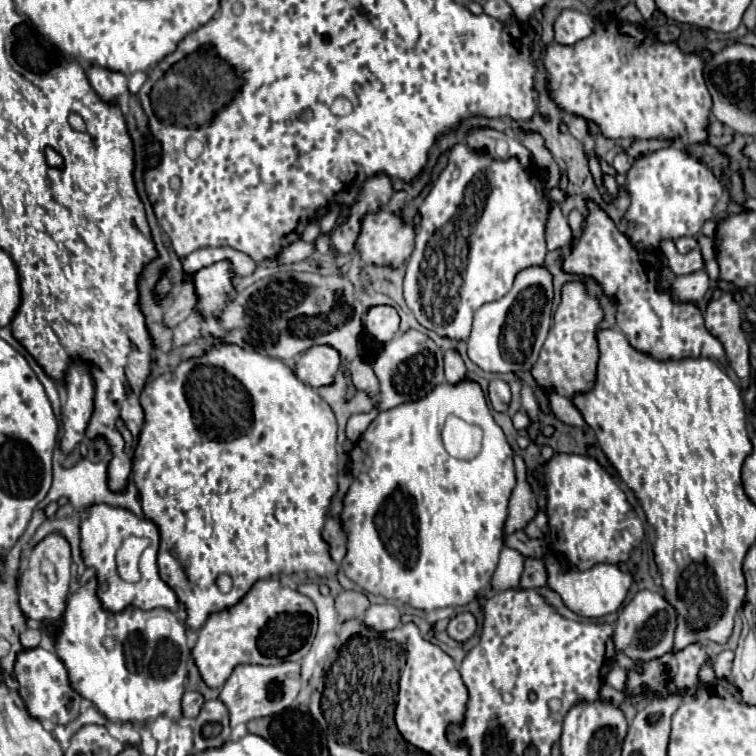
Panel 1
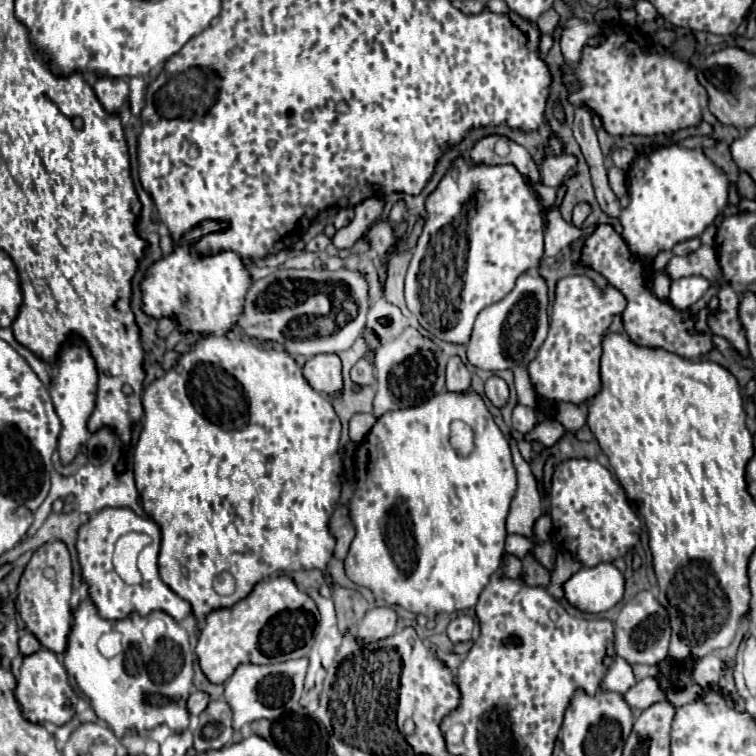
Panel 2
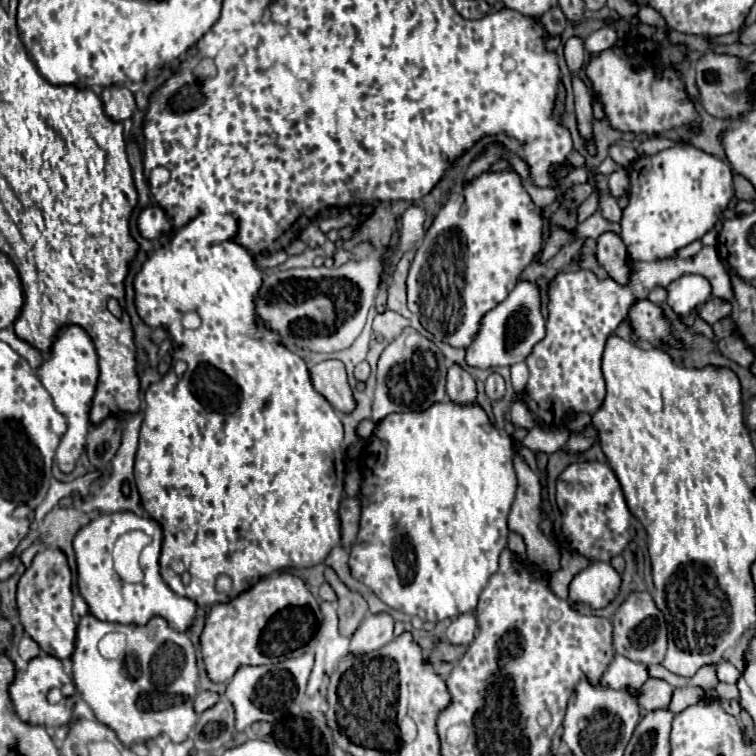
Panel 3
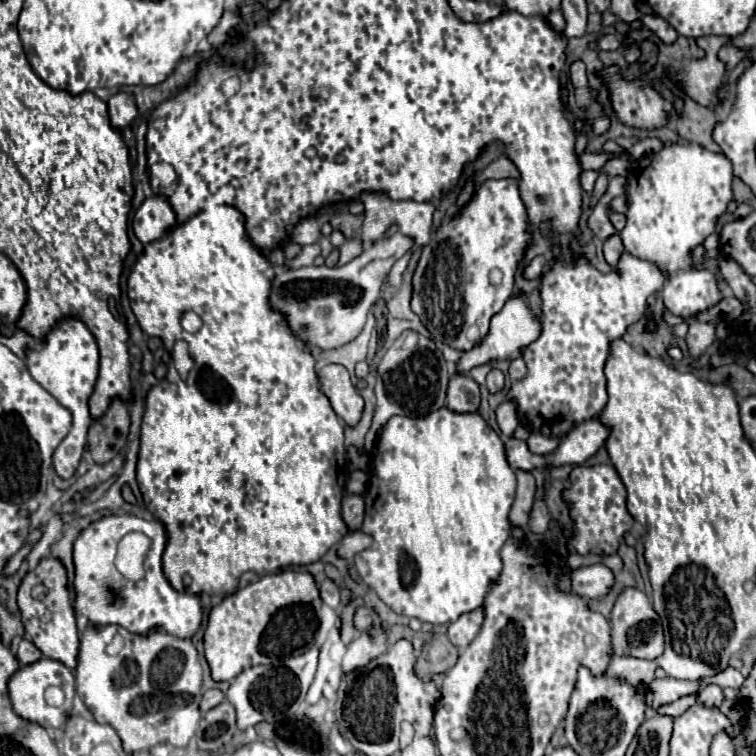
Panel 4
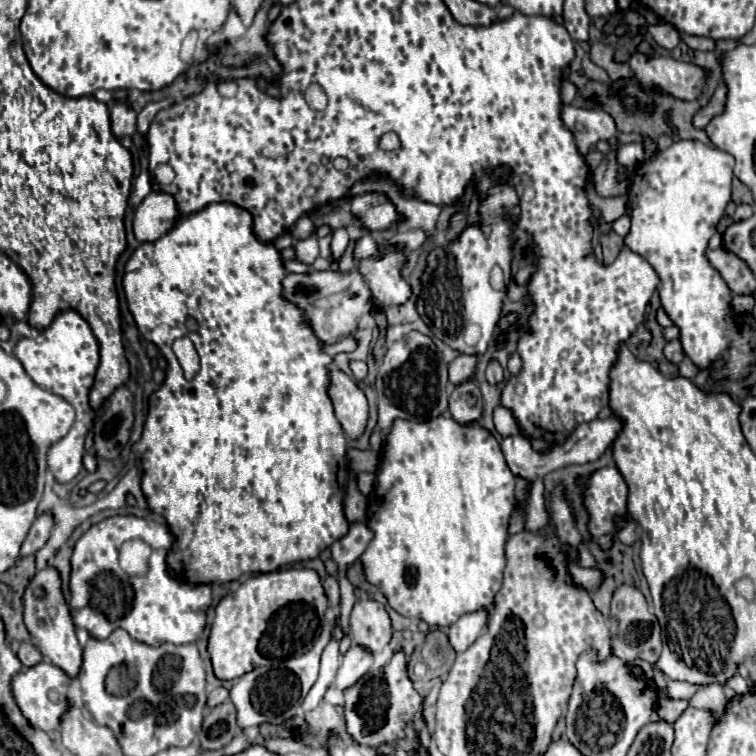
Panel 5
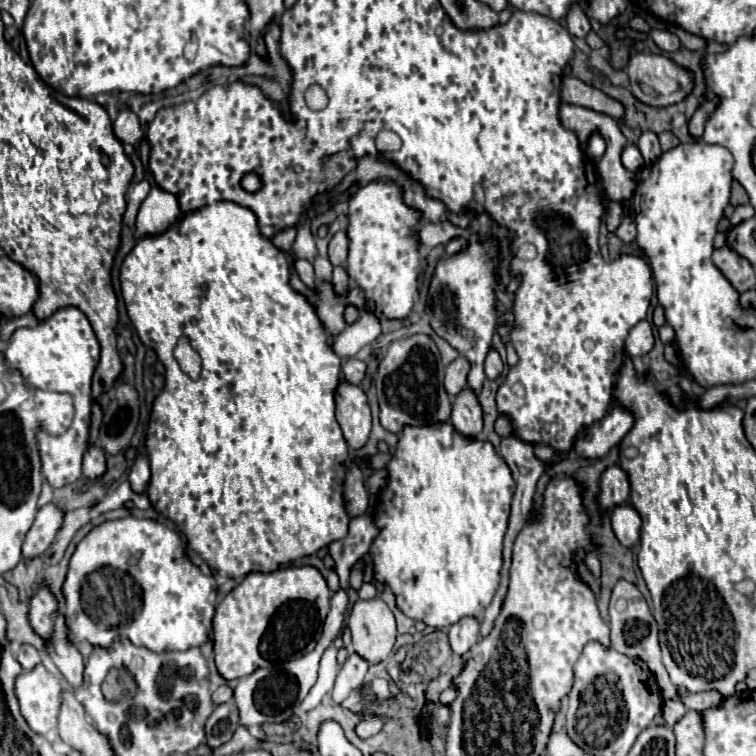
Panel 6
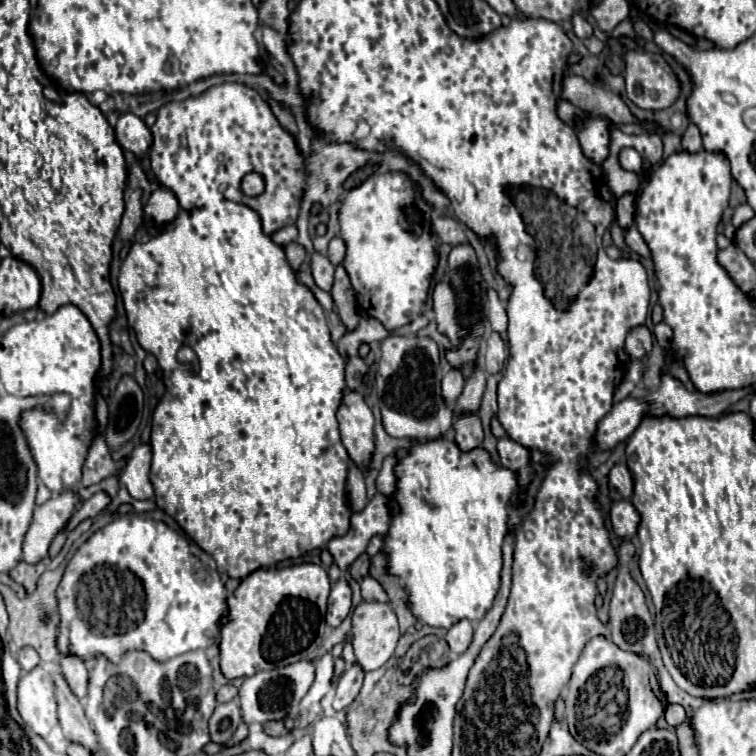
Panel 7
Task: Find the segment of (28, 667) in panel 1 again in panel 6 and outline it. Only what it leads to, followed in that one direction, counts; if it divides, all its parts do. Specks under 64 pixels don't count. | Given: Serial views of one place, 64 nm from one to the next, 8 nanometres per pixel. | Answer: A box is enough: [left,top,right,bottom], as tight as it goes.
[16,664,62,734]

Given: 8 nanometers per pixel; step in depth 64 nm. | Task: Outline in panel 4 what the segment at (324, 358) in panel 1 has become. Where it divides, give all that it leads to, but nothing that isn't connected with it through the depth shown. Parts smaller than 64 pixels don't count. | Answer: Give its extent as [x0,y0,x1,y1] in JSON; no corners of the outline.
[320,364,364,428]

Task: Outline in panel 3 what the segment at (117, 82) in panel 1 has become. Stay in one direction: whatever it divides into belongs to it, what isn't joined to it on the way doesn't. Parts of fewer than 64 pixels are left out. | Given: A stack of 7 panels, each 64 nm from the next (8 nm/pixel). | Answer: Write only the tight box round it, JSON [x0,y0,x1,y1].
[102,86,136,122]

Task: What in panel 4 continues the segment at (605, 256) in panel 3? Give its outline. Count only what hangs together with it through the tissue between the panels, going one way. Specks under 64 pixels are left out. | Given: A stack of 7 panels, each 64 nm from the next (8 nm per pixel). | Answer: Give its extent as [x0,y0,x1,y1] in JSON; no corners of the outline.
[604,234,624,266]

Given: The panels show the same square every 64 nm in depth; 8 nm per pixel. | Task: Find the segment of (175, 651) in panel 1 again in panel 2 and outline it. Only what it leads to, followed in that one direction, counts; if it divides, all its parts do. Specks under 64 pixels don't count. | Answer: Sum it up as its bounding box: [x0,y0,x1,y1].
[64,600,194,738]

